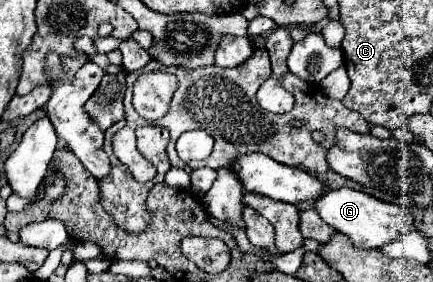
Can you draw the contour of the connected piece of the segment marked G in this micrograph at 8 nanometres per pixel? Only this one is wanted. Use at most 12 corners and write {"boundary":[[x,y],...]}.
{"boundary":[[349,187],[313,209],[357,247],[379,249],[407,233],[403,205]]}

